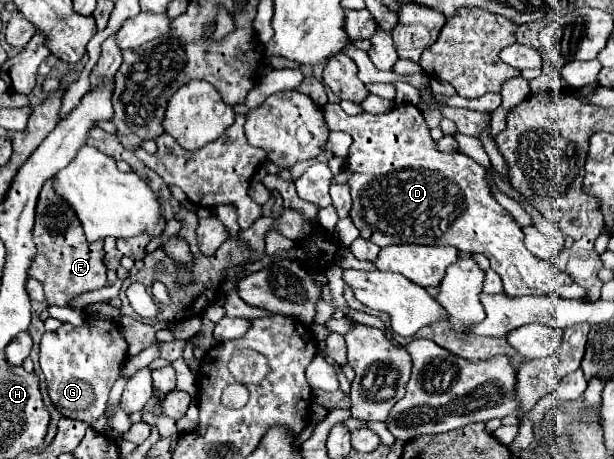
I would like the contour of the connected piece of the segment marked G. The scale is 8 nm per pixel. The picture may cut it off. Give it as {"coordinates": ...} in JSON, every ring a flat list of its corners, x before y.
{"coordinates":[[88,316,82,326,72,326,64,322,56,332,46,332,40,342,40,368,46,378,46,388,56,410,70,420,80,420,86,424,94,424,106,410,108,394,112,384,120,376,120,366,128,356,128,344,120,332,120,324,114,320,104,320,96,316]]}

